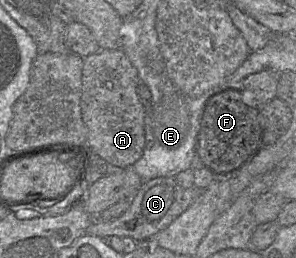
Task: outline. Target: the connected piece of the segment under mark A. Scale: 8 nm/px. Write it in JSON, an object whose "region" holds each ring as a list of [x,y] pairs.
{"region":[[[101,49],[84,57],[80,108],[82,120],[87,128],[87,149],[114,167],[131,167],[143,154],[144,106],[137,94],[139,83],[137,69],[121,49]]]}

